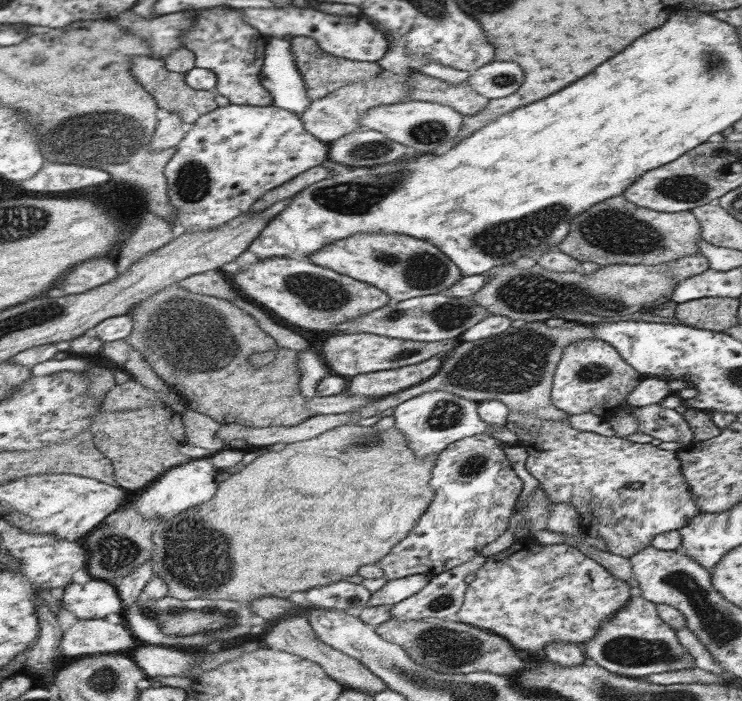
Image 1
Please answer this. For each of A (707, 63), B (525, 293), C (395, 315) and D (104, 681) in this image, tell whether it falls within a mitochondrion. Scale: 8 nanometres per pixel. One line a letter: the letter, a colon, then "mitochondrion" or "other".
A: mitochondrion
B: mitochondrion
C: mitochondrion
D: mitochondrion

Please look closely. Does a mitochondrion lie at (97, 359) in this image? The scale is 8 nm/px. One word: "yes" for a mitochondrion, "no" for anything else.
no

